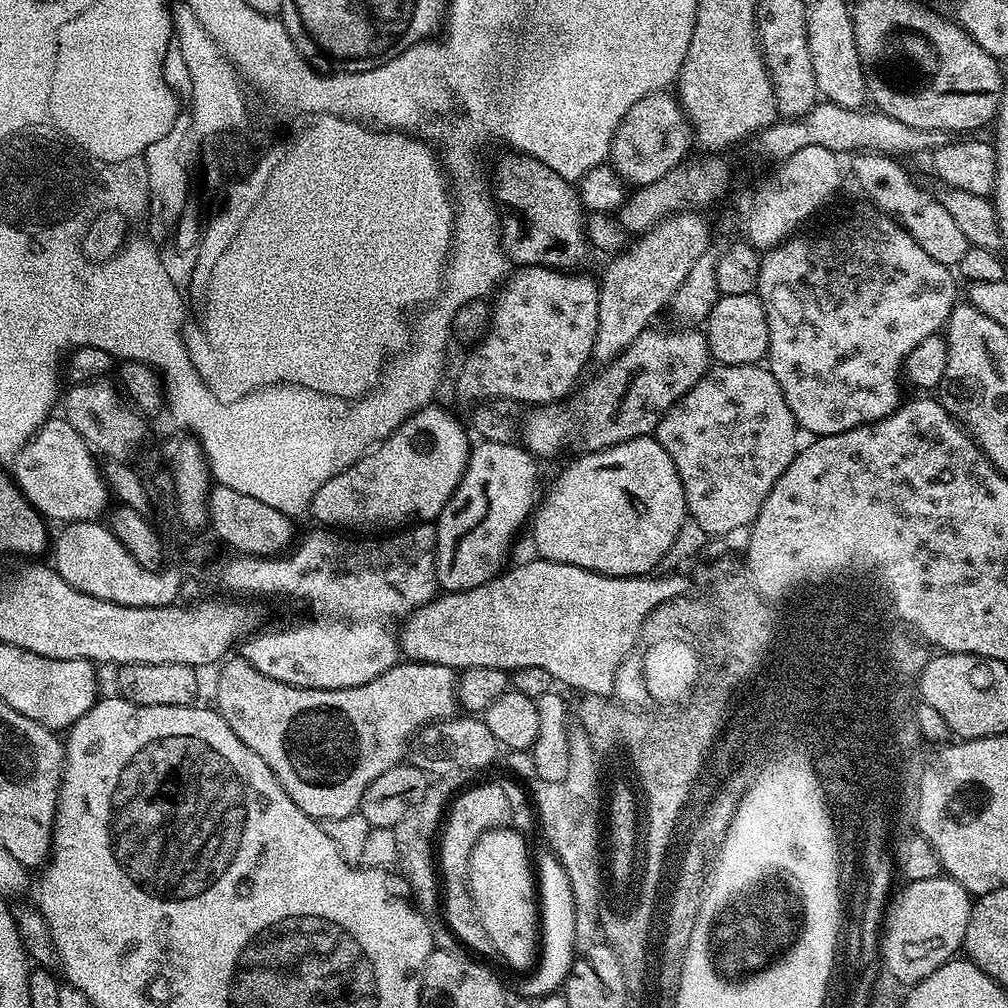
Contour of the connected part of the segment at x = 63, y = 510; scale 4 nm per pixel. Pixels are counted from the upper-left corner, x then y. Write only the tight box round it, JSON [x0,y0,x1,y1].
[14,418,110,524]

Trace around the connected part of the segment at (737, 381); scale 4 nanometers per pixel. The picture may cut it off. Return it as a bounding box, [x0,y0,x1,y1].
[654,363,798,538]

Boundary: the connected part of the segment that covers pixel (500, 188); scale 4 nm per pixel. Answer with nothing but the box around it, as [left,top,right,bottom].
[494,154,590,270]

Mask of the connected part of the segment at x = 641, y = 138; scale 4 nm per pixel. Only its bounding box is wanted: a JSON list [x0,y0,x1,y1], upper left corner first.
[610,90,694,185]

